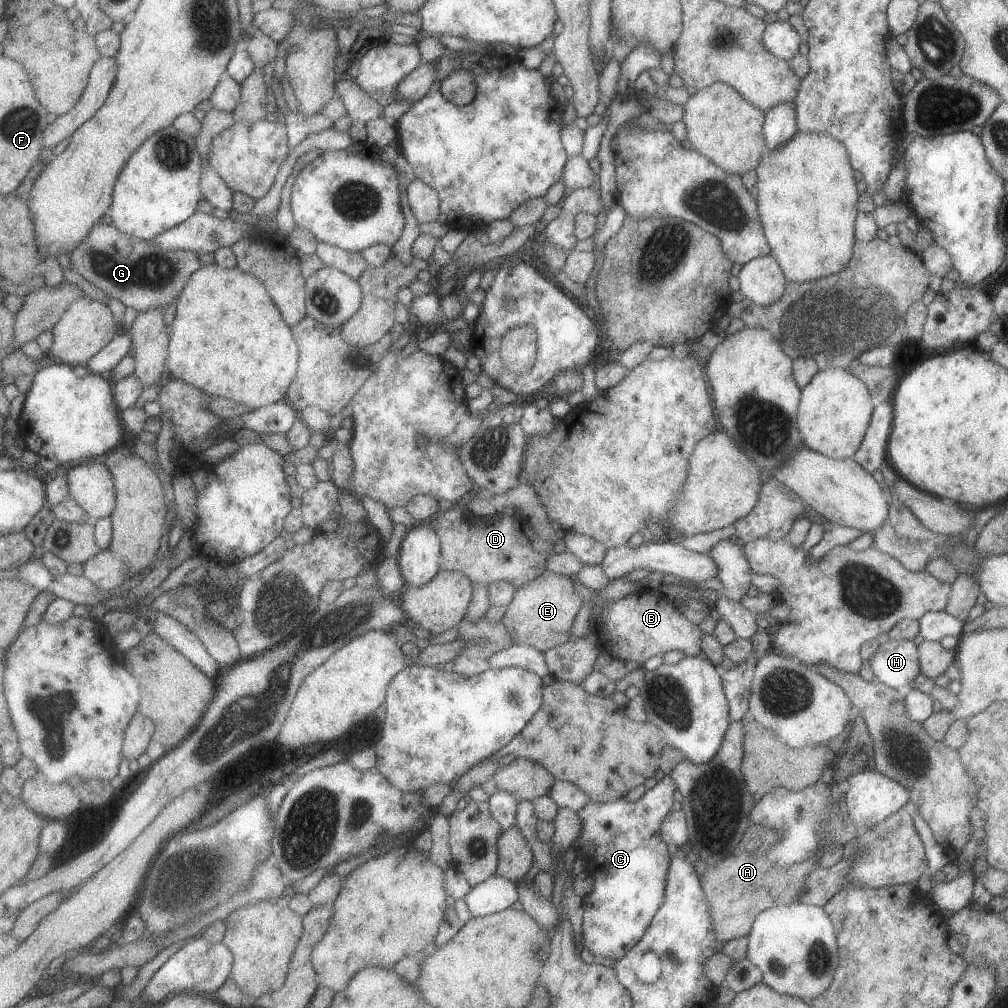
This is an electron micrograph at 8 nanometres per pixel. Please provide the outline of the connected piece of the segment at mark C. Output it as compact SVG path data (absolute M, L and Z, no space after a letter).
M664 775L656 784L644 792L636 801L630 802L623 797L606 803L587 803L576 811L580 818L581 841L590 840L594 844L593 886L589 894L582 897L583 909L582 940L583 947L591 955L599 958L618 960L631 946L635 946L651 923L653 914L663 902L665 878L669 867L670 850L660 840L659 829L665 814L671 811L673 792L676 786L670 775Z

